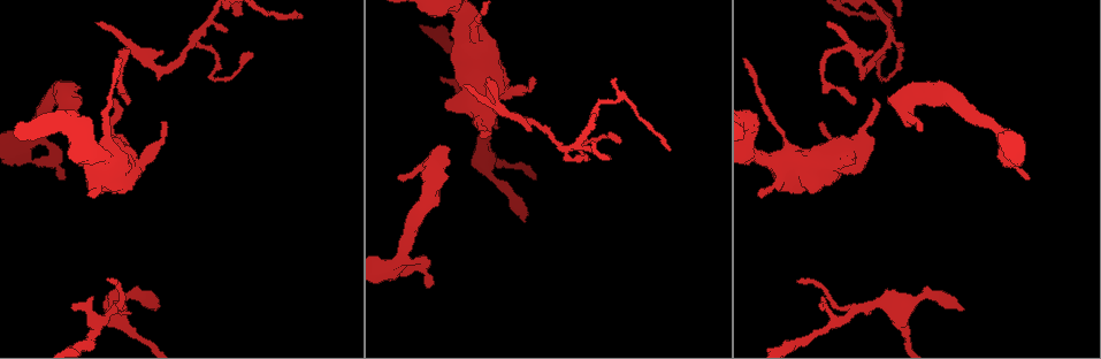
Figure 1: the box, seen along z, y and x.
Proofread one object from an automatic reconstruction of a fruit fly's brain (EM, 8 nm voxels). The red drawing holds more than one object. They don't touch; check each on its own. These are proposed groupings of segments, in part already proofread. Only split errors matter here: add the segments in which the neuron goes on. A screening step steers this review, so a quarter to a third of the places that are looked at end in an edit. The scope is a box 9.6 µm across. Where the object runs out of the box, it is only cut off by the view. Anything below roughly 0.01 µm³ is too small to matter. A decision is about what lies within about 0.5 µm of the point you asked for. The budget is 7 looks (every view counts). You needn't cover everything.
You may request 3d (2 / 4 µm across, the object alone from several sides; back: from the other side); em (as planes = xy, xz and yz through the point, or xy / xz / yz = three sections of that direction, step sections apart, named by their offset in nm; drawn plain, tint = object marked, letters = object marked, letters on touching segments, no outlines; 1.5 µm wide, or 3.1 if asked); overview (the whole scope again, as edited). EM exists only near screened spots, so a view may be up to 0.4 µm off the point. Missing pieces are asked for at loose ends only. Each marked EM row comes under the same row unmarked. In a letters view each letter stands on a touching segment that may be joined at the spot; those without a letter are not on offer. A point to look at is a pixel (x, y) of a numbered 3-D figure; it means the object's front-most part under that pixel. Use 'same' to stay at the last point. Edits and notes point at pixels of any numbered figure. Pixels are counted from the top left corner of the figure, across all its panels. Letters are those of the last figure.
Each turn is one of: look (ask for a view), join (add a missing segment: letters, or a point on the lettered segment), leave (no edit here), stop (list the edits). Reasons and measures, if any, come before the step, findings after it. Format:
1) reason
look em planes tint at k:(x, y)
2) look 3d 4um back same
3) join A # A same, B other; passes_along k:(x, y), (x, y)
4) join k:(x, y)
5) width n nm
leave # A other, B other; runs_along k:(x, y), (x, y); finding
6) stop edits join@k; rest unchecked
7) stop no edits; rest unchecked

tapers out
look 3d 4um at 1:(127, 102)

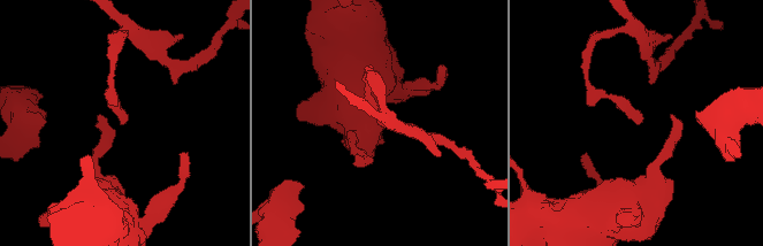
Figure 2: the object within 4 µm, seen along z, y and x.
look em planes letters at 2:(379, 122)

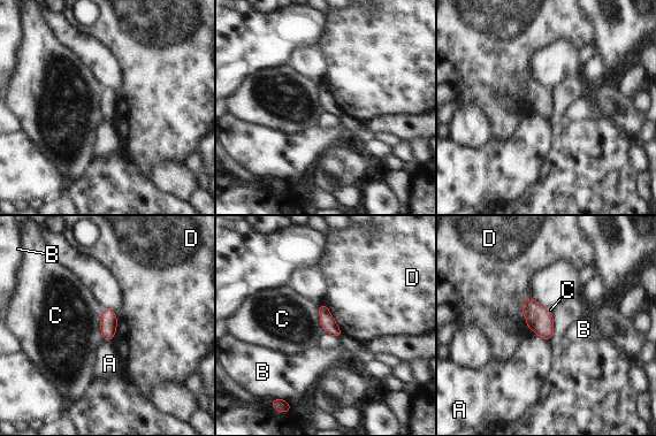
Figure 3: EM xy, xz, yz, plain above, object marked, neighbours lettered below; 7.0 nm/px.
leave # A other, B other, C other, D other; border 3:(106, 307), (99, 320), (103, 341); no lettered segment goes on from it

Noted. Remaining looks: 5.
free end
look 3d 4um at 1:(226, 32)

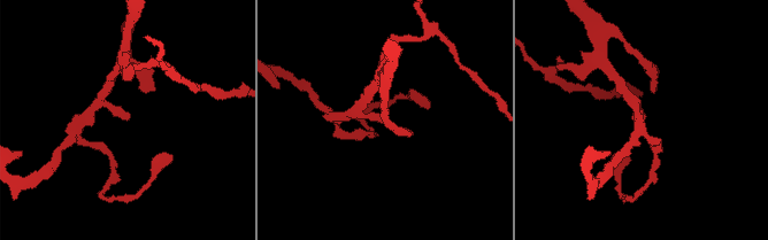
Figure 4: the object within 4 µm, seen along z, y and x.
look em xz step 8 letters at 4:(645, 114)

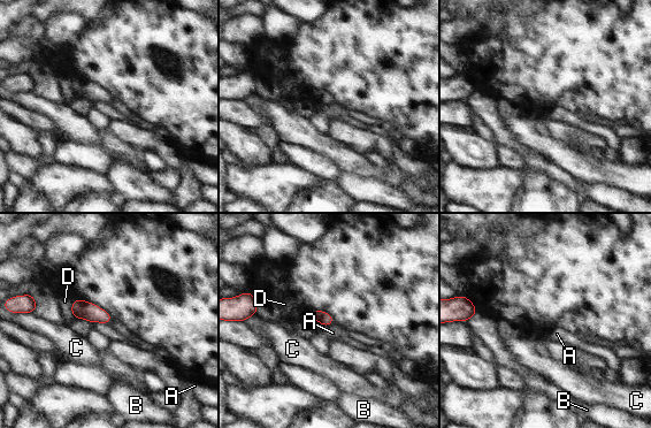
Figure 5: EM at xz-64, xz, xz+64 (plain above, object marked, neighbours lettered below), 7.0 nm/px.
look em planes letters same

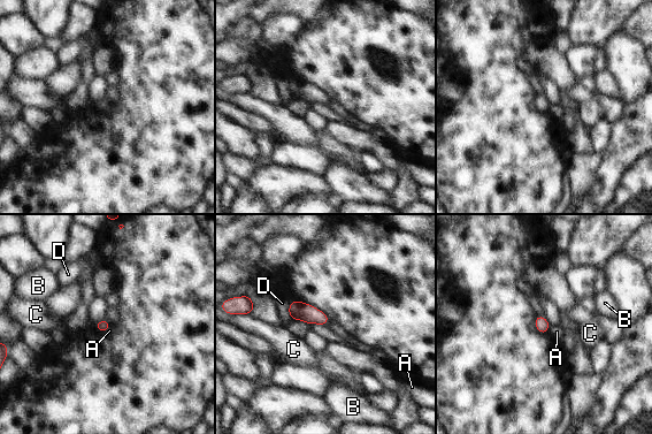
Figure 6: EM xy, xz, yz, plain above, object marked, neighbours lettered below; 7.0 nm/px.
leave # A other, B other, C other, D other; no lettered segment goes on from it

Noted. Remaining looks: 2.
stop no edits; rest unchecked

